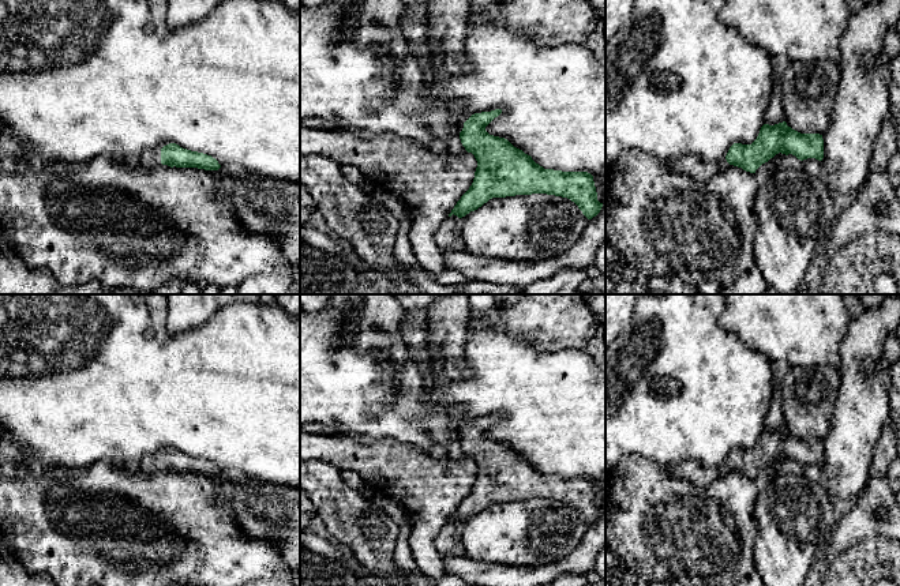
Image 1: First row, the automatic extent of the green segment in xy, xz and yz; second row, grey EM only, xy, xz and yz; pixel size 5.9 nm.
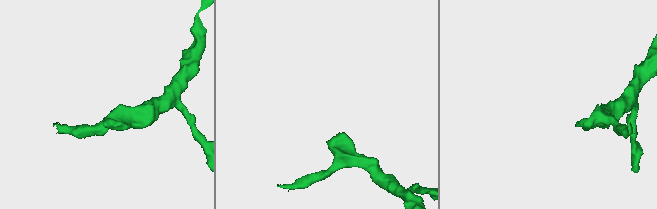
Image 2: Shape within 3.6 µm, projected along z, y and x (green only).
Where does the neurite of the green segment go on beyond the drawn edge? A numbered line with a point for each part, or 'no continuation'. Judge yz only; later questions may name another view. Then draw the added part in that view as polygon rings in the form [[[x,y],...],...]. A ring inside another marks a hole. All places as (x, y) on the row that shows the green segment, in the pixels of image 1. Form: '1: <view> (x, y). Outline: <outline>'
1: yz (694, 166). Outline: [[[685,154],[676,159],[668,161],[667,165],[675,172],[687,174],[693,180],[708,181],[730,164],[725,158],[708,162],[700,157]]]

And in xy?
1: xy (153, 157). Outline: [[[149,150],[142,154],[142,165],[155,166],[161,164],[161,150]]]

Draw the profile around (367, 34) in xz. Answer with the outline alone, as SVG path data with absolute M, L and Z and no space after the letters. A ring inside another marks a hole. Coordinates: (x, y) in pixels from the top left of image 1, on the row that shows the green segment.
M359 22L356 26L355 41L360 48L375 46L380 56L390 52L391 41L397 29L378 22Z

